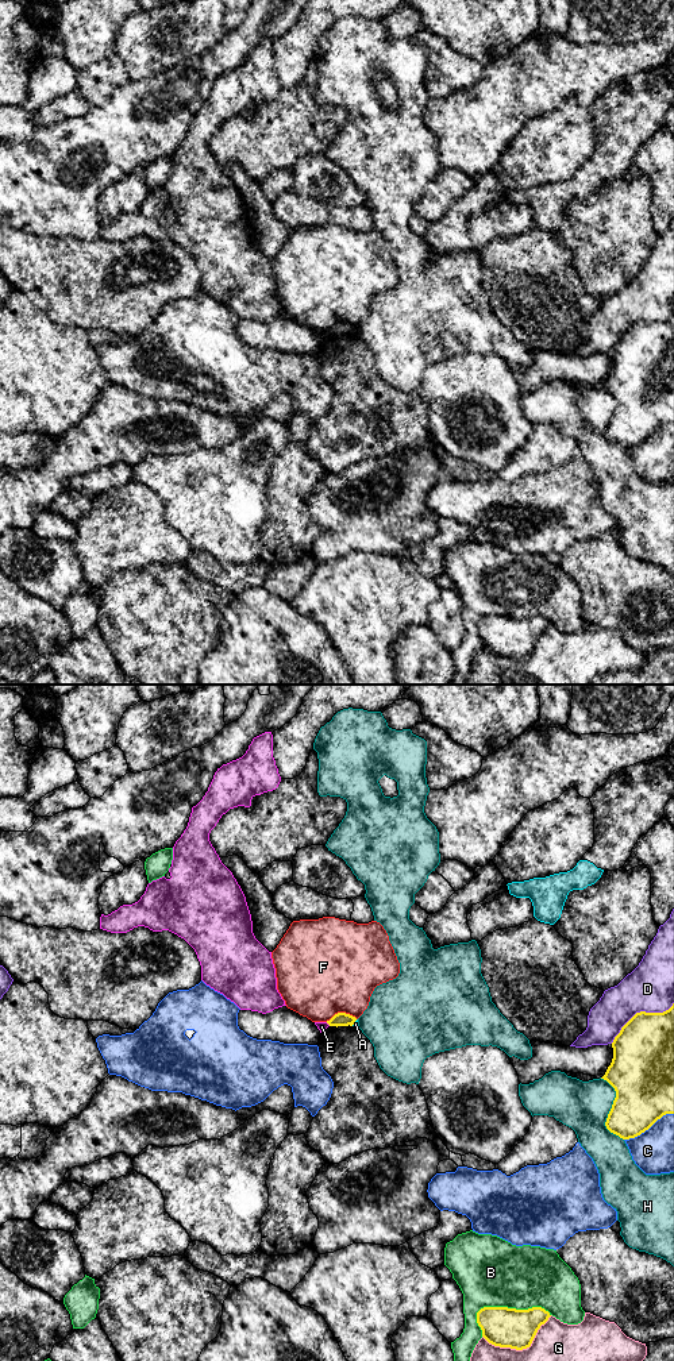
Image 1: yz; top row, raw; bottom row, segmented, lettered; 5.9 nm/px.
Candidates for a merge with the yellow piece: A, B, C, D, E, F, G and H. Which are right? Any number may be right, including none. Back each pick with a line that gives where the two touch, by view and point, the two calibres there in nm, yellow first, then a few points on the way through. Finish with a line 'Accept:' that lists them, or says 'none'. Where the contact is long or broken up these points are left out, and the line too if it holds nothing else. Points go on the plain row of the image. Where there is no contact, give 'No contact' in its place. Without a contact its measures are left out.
Accept: none

